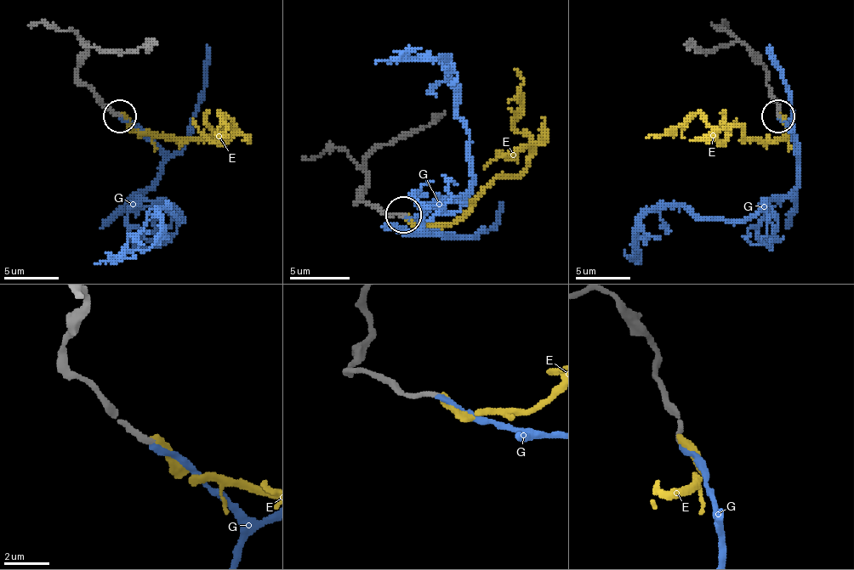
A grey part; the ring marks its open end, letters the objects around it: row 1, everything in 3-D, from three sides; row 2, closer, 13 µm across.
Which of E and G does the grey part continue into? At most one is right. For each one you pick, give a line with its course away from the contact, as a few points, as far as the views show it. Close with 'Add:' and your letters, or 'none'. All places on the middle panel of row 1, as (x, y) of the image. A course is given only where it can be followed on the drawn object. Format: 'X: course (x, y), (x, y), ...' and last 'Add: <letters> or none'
G: course (402, 214), (451, 235), (433, 235), (424, 211), (453, 202), (472, 181), (469, 129), (445, 57), (375, 63)
Add: G

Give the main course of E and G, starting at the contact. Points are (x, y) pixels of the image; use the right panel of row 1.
E: (777, 113), (785, 134), (747, 140), (733, 126), (714, 129), (701, 113), (692, 113), (646, 138)
G: (777, 115), (791, 134), (796, 187), (747, 217), (701, 219), (681, 205), (657, 205), (634, 239), (640, 263)

